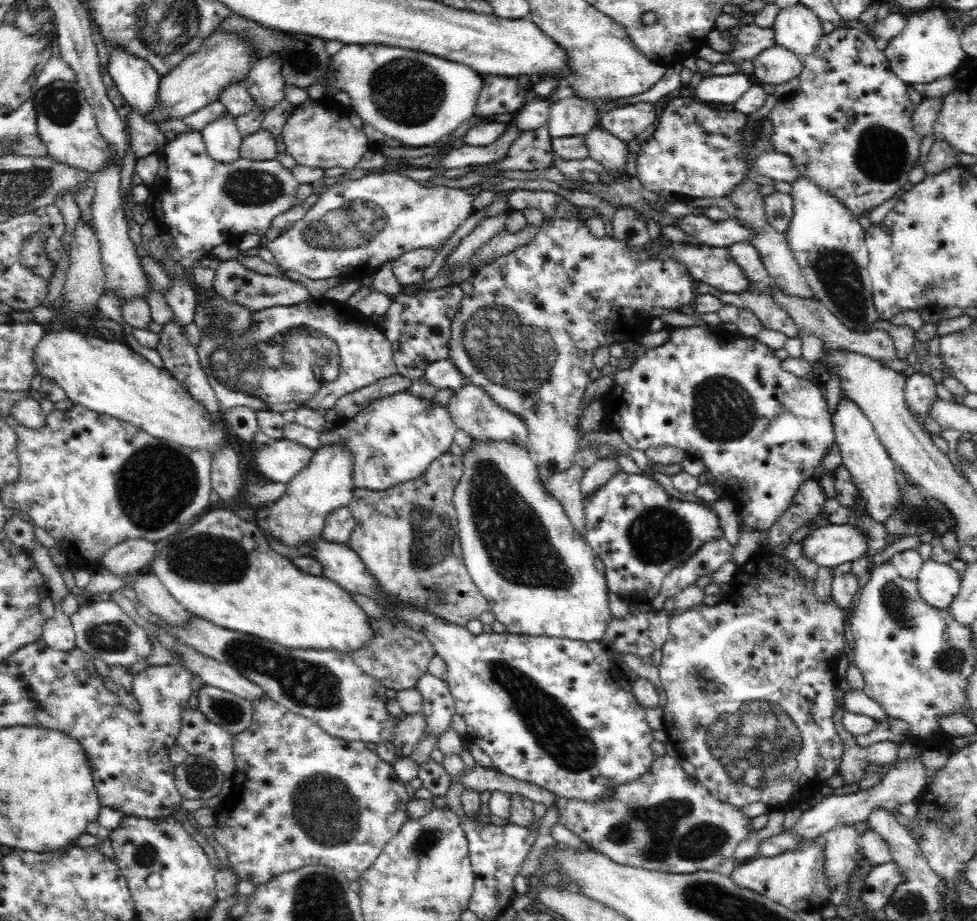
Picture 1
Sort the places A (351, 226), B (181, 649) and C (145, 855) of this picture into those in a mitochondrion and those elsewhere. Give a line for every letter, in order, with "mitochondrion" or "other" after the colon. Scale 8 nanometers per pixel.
A: mitochondrion
B: other
C: mitochondrion

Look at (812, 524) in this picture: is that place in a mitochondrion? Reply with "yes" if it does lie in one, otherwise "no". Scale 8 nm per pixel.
no

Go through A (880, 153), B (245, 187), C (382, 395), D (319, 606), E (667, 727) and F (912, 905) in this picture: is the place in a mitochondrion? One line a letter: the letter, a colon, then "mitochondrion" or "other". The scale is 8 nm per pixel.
A: mitochondrion
B: mitochondrion
C: other
D: other
E: other
F: mitochondrion

